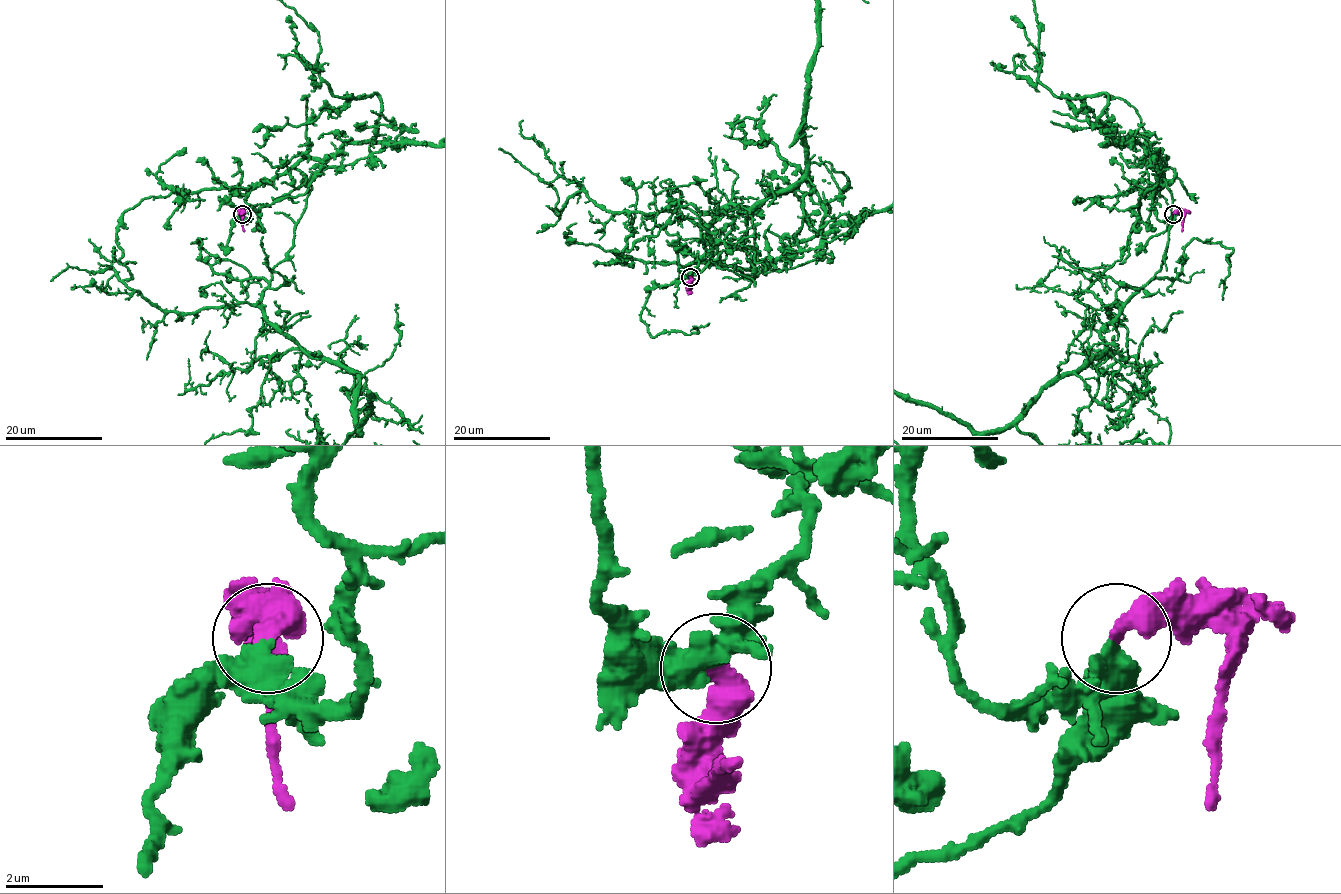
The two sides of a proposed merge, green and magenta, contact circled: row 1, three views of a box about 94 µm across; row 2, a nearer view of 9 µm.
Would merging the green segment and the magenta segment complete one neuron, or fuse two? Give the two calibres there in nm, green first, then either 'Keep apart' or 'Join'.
Thickness 480 nm (green) against 480 nm. Join

